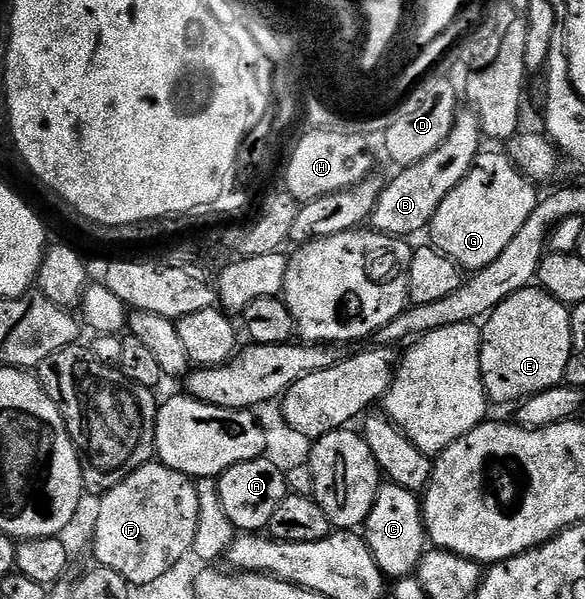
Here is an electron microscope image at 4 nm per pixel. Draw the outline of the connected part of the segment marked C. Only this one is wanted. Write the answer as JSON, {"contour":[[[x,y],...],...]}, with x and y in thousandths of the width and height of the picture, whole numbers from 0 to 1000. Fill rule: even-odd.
{"contour":[[[650,808],[648,825],[638,840],[638,853],[631,853],[627,861],[624,902],[656,963],[680,967],[704,962],[715,952],[723,925],[733,915],[718,831],[704,818],[684,810]]]}

